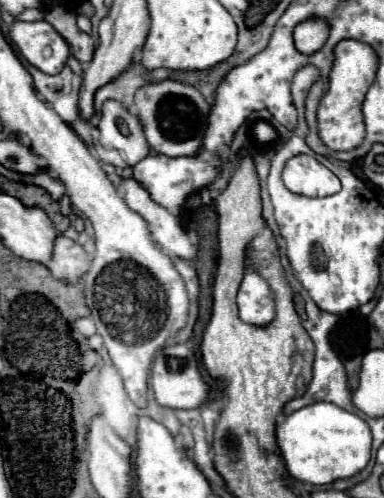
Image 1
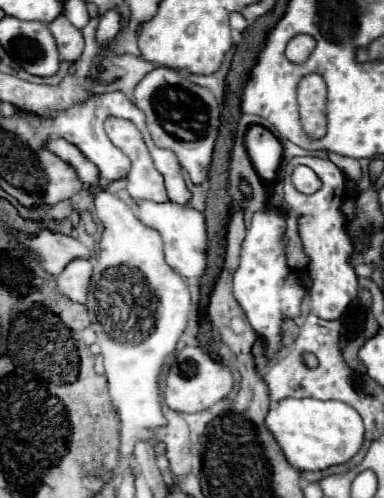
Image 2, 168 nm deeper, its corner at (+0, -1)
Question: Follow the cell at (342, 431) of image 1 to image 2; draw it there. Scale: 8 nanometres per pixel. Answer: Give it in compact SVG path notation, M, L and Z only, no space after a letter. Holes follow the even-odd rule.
M286 398L278 404L272 404L266 416L266 428L274 434L288 464L306 472L346 464L360 452L364 444L364 422L360 414L356 414L352 406L336 400L324 402L316 398Z

